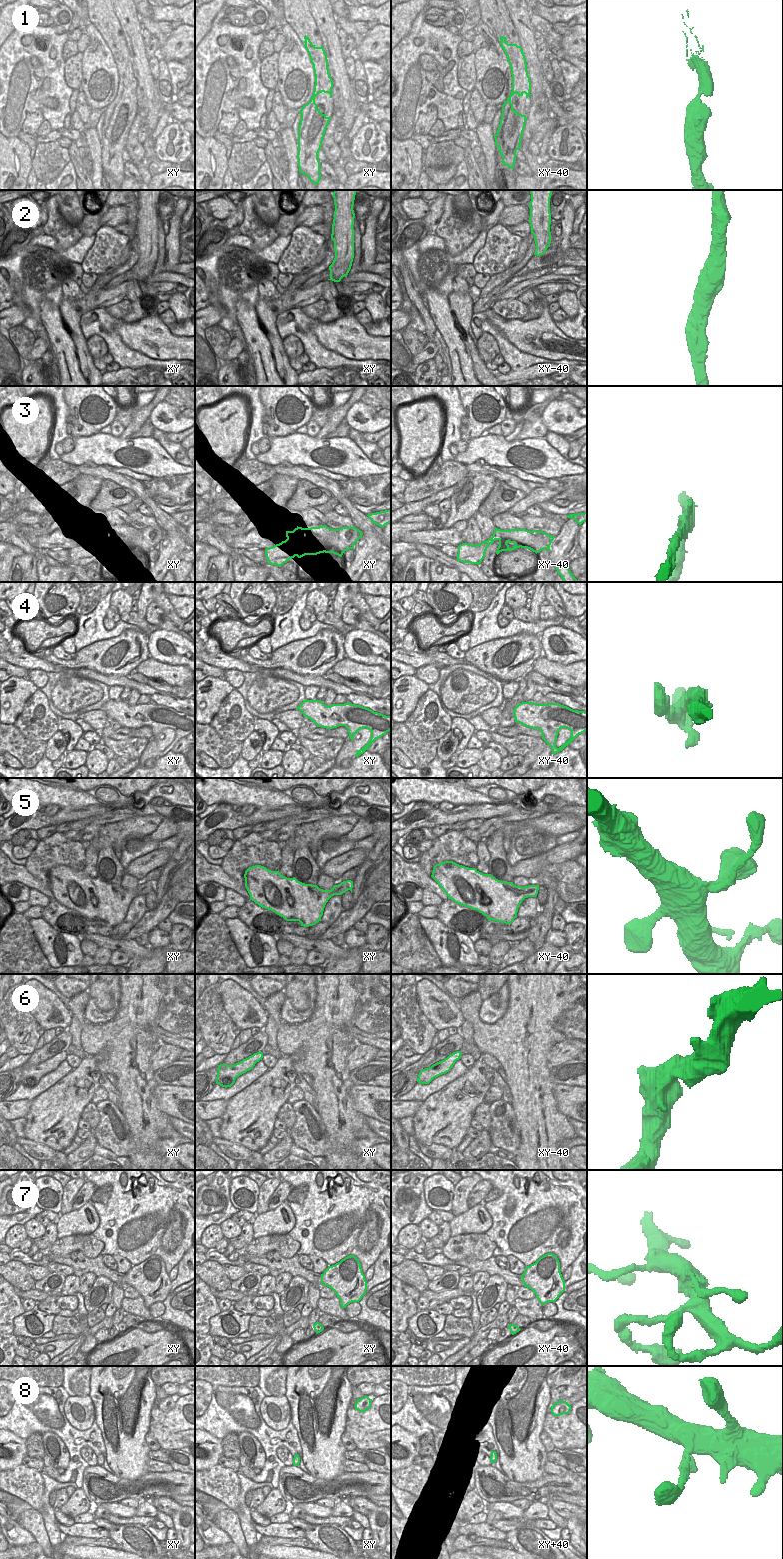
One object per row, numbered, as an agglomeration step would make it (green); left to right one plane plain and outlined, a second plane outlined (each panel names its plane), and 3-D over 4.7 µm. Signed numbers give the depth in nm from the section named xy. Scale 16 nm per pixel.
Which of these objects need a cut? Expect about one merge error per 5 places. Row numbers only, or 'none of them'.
3.

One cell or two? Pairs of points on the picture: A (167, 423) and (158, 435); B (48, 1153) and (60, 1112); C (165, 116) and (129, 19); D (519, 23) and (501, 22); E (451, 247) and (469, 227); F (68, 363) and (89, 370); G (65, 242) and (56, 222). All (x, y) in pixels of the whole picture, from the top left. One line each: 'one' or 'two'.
A: two
B: two
C: two
D: two
E: one
F: two
G: one

